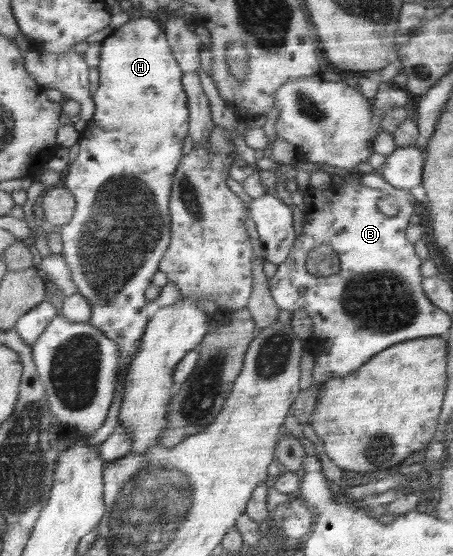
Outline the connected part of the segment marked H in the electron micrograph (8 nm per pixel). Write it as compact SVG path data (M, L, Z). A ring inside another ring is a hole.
M139 18L132 19L125 23L122 27L114 30L111 35L106 38L101 46L101 61L98 66L100 70L100 87L94 94L97 102L96 115L88 121L87 127L81 132L80 155L76 161L70 164L67 171L65 186L69 187L78 198L78 209L73 220L69 224L62 226L62 238L64 241L64 255L67 257L68 263L72 268L73 280L80 288L80 293L92 302L94 310L90 322L93 326L97 326L101 330L105 330L115 342L121 347L121 372L125 372L127 376L129 369L133 365L133 361L137 359L139 351L141 351L142 340L148 330L150 321L149 310L147 304L150 300L147 298L147 291L153 285L153 278L159 272L165 255L172 246L173 227L172 223L172 194L175 185L177 164L181 158L181 146L183 146L183 138L187 136L187 130L191 129L191 110L187 108L187 93L183 85L184 71L181 70L180 63L177 62L172 42L169 40L166 31L163 31L161 24L157 24L156 18Z

